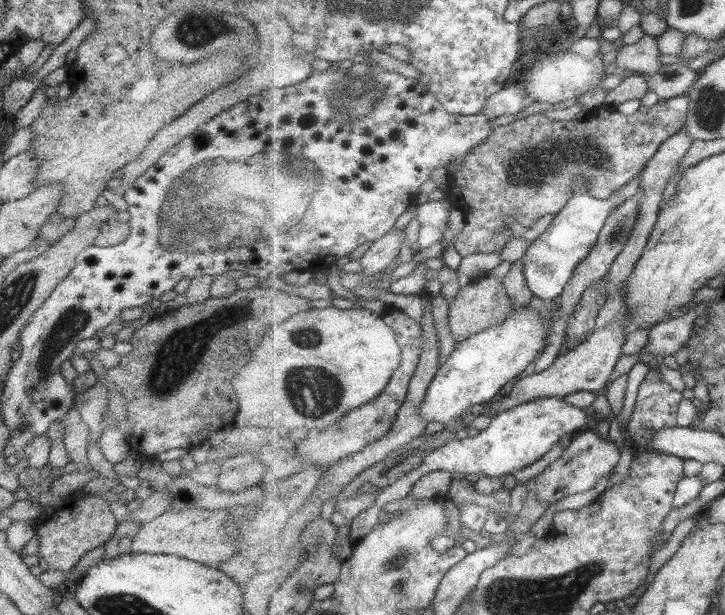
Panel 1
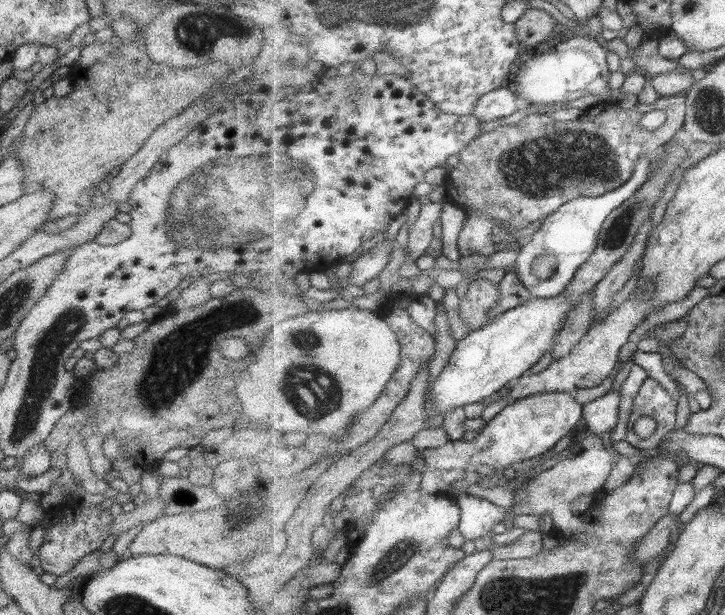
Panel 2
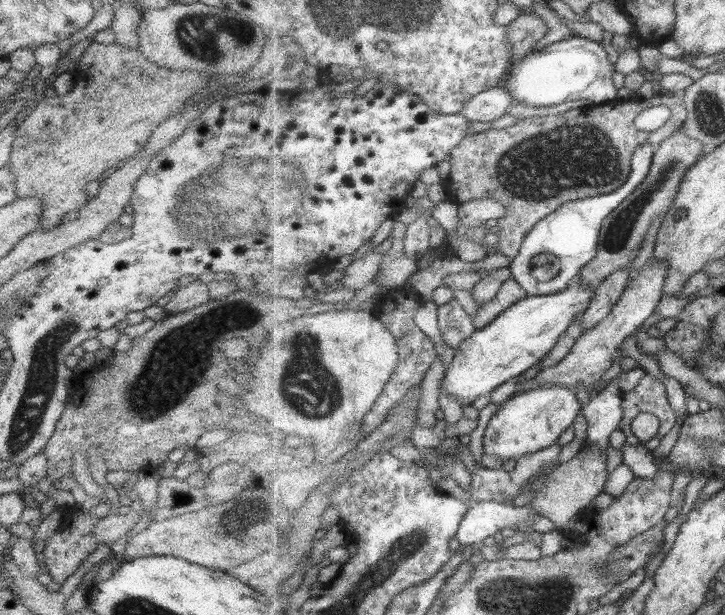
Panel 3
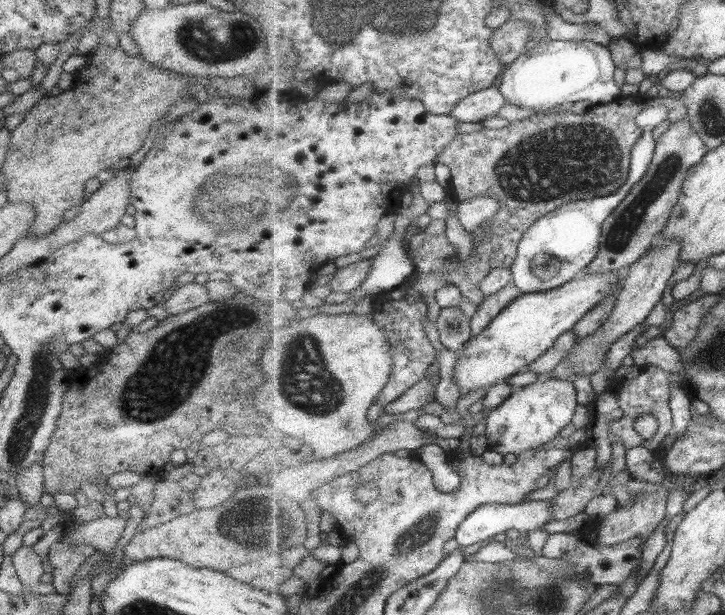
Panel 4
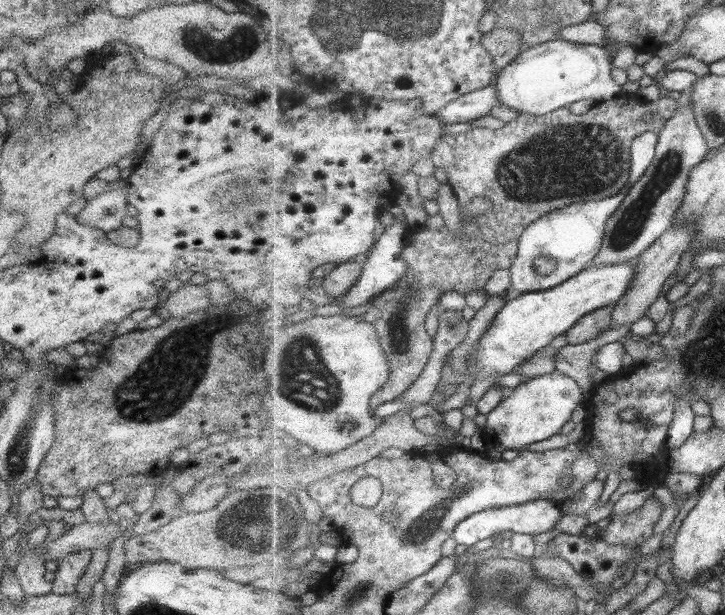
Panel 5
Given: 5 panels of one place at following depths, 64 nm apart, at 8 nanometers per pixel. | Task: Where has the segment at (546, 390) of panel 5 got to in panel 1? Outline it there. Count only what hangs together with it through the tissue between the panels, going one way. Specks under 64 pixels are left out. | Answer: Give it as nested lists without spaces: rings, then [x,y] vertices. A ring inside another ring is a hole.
[[[550,397],[519,404],[515,409],[503,411],[493,417],[490,425],[478,435],[464,439],[455,437],[445,446],[426,452],[421,468],[413,469],[407,476],[399,476],[395,484],[391,482],[391,486],[385,486],[385,502],[395,500],[397,494],[401,494],[401,490],[405,488],[403,484],[411,484],[405,488],[409,490],[420,478],[437,470],[453,472],[459,476],[487,476],[492,479],[499,477],[503,480],[505,474],[513,474],[516,470],[531,466],[568,437],[584,431],[597,432],[596,425],[587,409],[567,404],[564,399]]]

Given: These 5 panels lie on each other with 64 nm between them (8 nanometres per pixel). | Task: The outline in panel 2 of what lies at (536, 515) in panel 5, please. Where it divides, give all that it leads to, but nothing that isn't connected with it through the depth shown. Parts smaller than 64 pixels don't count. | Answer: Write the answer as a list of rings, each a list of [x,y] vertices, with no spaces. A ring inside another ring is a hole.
[[[459,495],[457,498],[461,509],[459,530],[465,544],[492,534],[491,528],[497,522],[502,521],[509,526],[511,515],[515,515],[511,512],[512,508],[507,510],[473,495]]]

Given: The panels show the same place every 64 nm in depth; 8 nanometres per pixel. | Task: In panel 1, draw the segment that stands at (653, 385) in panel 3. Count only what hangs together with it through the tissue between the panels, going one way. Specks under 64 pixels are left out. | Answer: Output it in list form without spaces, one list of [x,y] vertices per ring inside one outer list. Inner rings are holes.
[[[651,369],[644,375],[637,391],[627,431],[631,436],[630,442],[648,449],[655,431],[677,427],[678,409],[683,397],[682,393],[664,385],[659,371]]]

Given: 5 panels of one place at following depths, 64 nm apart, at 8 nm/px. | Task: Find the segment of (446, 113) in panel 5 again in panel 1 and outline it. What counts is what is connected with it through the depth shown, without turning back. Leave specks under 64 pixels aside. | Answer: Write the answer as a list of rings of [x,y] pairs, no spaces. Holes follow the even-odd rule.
[[[521,84],[506,86],[487,101],[487,106],[481,113],[486,114],[491,120],[508,114],[519,114],[532,100]]]

